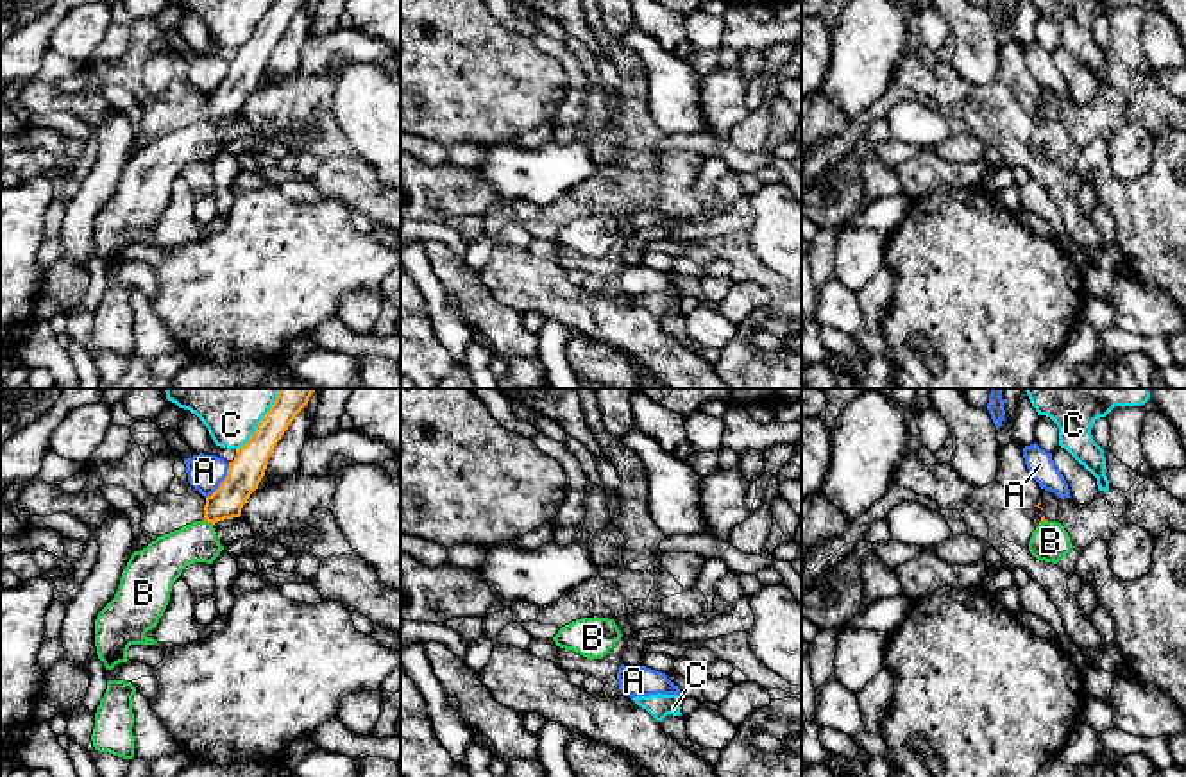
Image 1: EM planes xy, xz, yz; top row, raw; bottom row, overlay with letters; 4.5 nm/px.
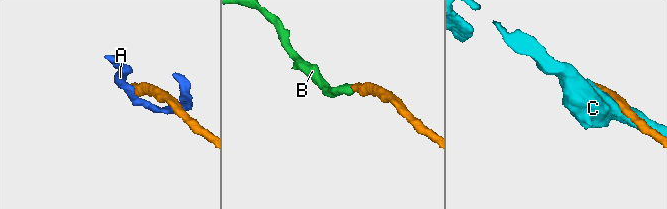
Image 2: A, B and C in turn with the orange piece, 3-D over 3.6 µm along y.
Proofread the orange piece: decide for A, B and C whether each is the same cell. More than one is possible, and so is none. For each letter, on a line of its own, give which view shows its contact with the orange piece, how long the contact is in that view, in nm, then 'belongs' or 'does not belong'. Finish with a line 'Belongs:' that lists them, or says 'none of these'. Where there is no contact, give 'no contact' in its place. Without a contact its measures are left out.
A: meets orange in xy; contact 190 nm long; does not belong
B: meets orange in xy; contact 50 nm long; belongs
C: meets orange in xy; contact 340 nm long; does not belong
Belongs: B

